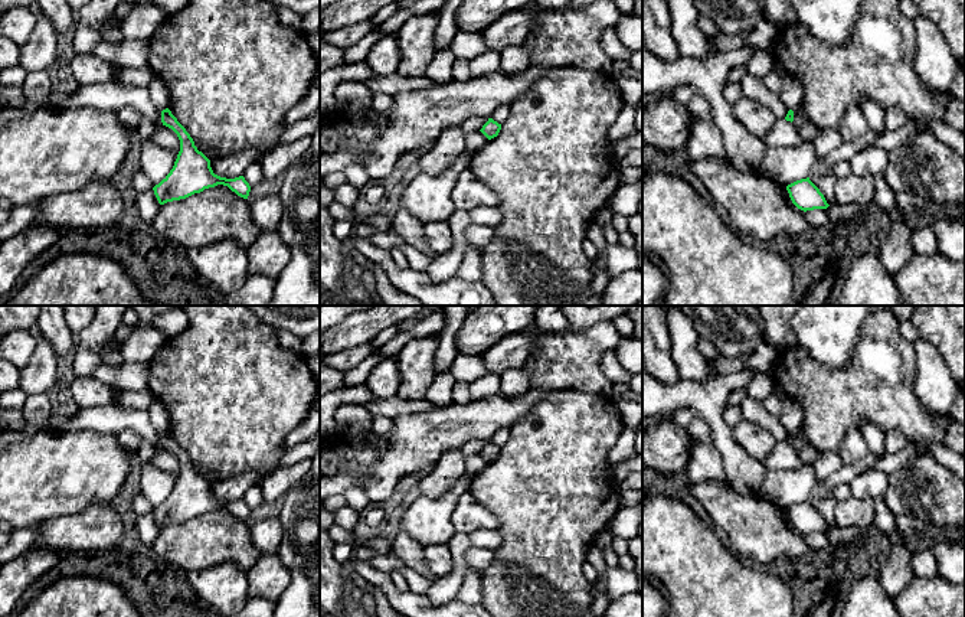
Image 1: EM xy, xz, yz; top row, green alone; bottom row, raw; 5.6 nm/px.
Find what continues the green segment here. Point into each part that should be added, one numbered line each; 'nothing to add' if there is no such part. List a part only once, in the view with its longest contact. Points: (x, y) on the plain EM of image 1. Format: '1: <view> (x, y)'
nothing to add

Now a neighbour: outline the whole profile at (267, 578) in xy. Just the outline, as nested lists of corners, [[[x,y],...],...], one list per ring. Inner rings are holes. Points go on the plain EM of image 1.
[[[261,554],[256,562],[246,571],[249,598],[278,601],[291,582],[291,574],[282,565],[277,554]]]

